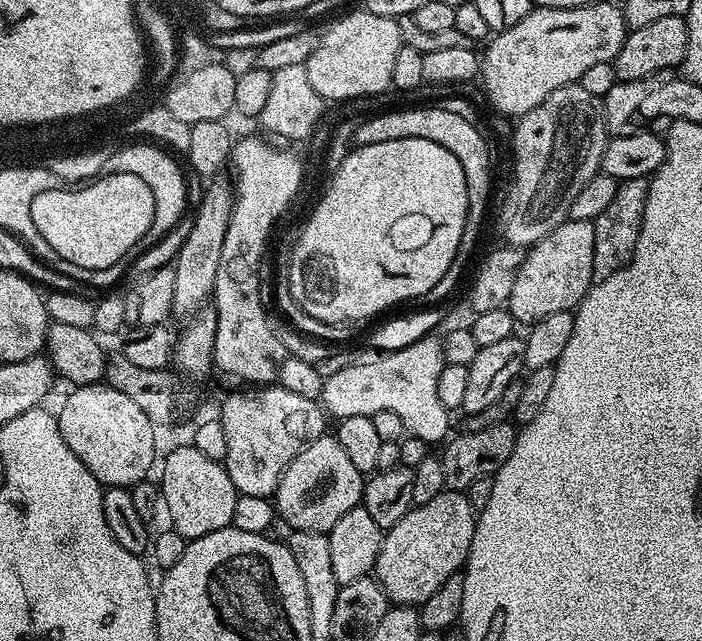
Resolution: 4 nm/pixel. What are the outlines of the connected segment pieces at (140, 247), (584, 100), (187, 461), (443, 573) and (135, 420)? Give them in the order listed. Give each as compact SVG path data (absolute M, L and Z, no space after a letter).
M129 143L126 146L126 154L122 158L126 158L126 160L116 160L114 162L108 158L106 162L107 167L128 168L127 174L141 179L146 186L150 187L151 194L156 197L154 204L155 218L150 224L150 230L134 246L130 246L125 256L127 261L131 261L138 259L142 254L152 249L159 242L160 238L177 224L186 206L186 180L179 164L174 160L176 158L167 149L155 143Z
M579 82L554 90L550 98L519 117L515 124L512 156L516 159L516 173L500 220L509 245L531 246L569 219L568 211L575 206L584 187L595 181L605 163L610 133L601 97L582 90Z
M191 446L174 449L164 460L164 473L158 477L158 483L174 518L173 529L185 540L197 540L231 525L238 495L236 487L223 463L206 458L202 450Z
M446 490L438 494L438 498L430 498L430 502L418 504L410 511L398 518L392 528L384 533L386 546L380 547L380 553L376 559L374 579L380 583L384 593L388 595L393 605L406 604L419 606L446 582L446 578L457 575L468 561L470 554L470 542L474 542L474 530L476 529L477 509L472 509L472 504L467 500L465 493L460 490Z
M107 382L73 387L71 391L58 411L58 419L66 446L78 454L86 470L109 488L131 489L132 485L149 479L148 471L156 460L157 432L150 418L126 394L114 390Z

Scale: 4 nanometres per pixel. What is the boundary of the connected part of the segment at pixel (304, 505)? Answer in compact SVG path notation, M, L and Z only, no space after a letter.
M335 435L319 436L313 444L307 444L292 459L290 466L286 466L286 470L278 482L274 503L279 519L285 520L289 524L287 527L297 532L323 532L327 534L334 526L334 522L338 522L338 518L342 518L342 514L346 514L346 510L357 507L363 501L365 479L365 473L359 472L350 463L350 457L346 454L346 450L342 450Z

